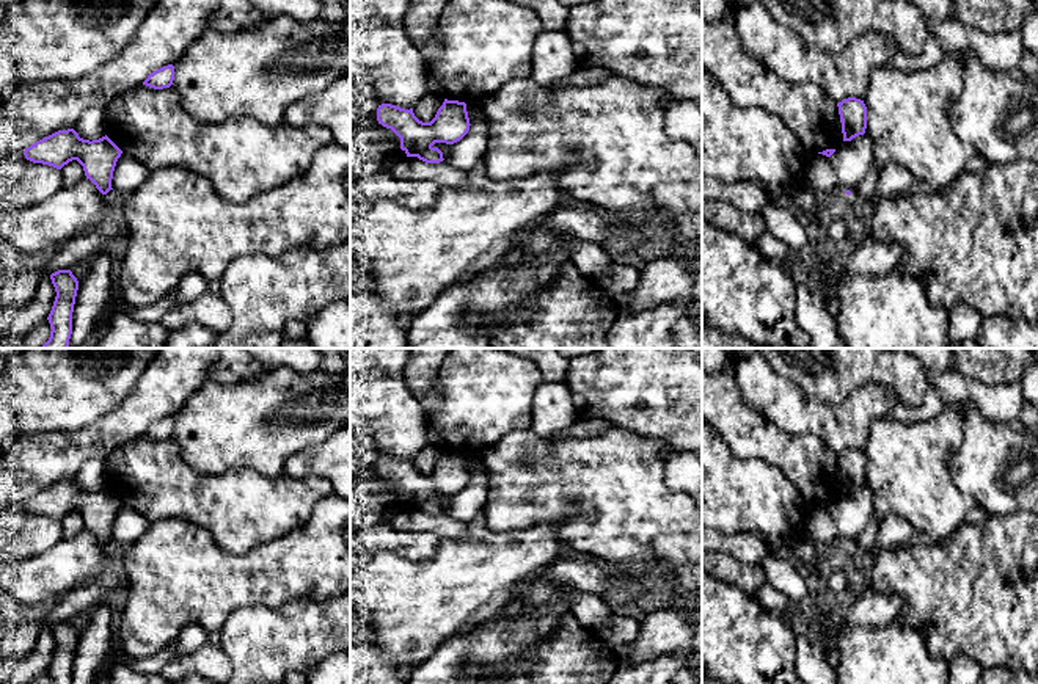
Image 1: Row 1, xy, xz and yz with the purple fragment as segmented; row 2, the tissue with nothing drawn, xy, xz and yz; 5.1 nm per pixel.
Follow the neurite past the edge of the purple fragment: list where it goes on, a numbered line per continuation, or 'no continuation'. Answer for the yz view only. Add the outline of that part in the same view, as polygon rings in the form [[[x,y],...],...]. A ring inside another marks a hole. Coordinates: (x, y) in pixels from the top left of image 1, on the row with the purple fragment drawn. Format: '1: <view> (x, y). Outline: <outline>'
no continuation

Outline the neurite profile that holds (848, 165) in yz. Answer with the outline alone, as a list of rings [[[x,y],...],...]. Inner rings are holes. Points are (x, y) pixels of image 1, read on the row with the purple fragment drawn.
[[[865,133],[859,135],[845,141],[831,157],[823,154],[807,157],[801,176],[815,193],[851,191],[873,168],[873,151],[873,140]]]

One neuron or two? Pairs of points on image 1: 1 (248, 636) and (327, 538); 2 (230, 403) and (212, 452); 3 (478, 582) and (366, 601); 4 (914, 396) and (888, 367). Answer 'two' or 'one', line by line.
1: two
2: one
3: one
4: one

